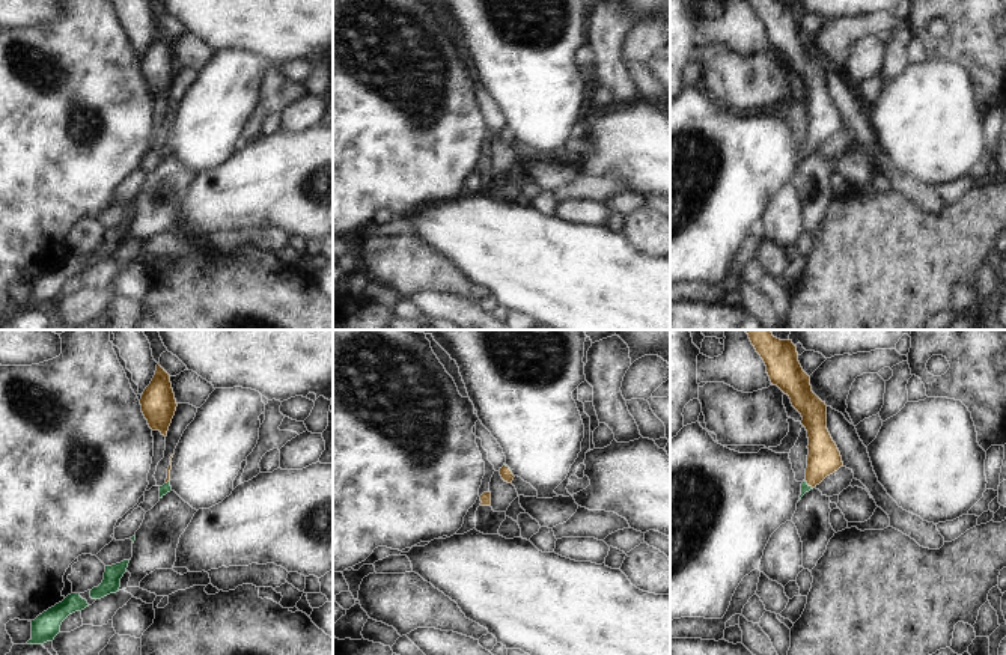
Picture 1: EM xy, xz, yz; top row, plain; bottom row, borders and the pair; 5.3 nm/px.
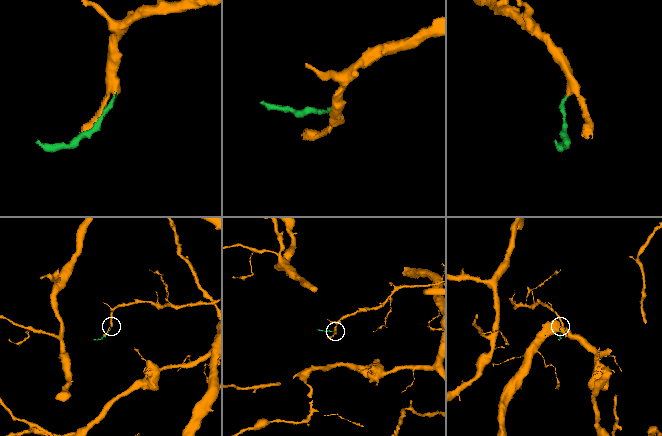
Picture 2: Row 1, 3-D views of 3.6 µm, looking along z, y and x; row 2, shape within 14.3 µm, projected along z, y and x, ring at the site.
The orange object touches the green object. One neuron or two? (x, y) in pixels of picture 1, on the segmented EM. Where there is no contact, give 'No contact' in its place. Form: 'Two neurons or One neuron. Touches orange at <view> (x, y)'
One neuron. Touches orange at yz (809, 485)

